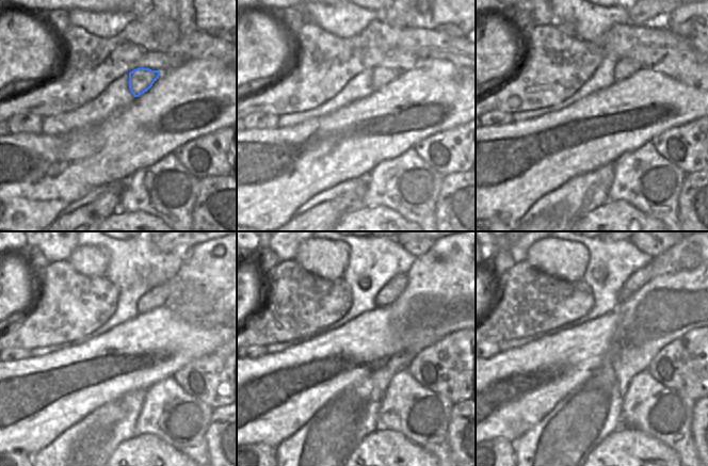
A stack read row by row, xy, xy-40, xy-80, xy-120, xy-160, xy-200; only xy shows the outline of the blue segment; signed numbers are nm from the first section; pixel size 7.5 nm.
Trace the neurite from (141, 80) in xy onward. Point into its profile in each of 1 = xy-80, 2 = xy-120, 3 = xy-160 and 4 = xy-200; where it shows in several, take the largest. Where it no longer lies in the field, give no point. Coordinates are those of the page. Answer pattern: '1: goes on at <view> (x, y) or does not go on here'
1: goes on at xy-80 (624, 68)
2: goes on at xy-120 (160, 295)
3: goes on at xy-160 (396, 286)
4: goes on at xy-200 (681, 257)

